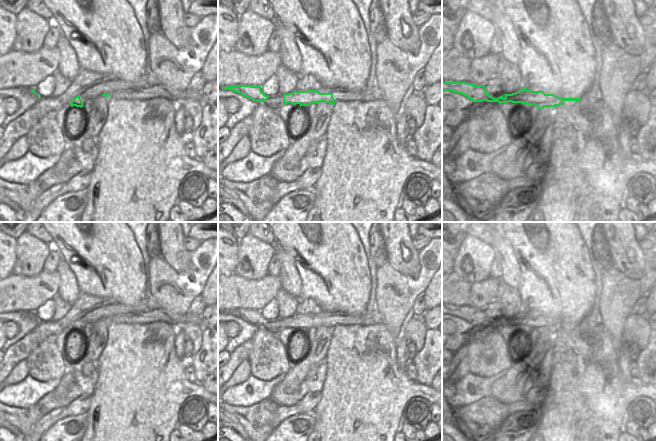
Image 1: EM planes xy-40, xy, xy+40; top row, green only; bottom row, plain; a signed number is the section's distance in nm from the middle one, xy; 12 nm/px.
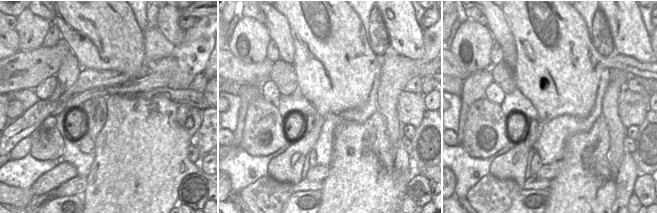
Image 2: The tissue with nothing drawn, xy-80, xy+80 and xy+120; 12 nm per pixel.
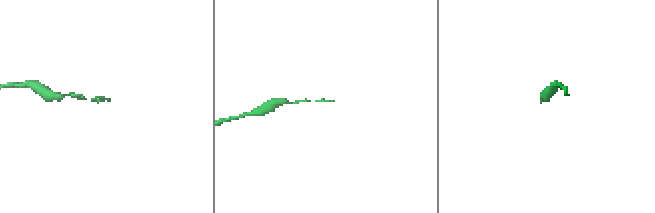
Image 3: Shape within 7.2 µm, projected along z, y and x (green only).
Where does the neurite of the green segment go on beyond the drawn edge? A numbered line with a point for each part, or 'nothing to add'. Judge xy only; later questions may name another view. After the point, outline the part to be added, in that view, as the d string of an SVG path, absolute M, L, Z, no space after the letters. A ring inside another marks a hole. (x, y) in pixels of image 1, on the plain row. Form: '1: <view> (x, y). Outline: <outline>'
1: xy (374, 317). Outline: M378 311L358 315L338 315L333 317L335 325L375 325L383 323L383 318Z

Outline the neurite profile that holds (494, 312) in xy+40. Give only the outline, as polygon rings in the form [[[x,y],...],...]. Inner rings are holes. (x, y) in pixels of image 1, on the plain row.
[[[496,300],[488,305],[488,307],[485,309],[485,314],[490,320],[494,322],[498,322],[504,318],[504,313],[501,305]]]

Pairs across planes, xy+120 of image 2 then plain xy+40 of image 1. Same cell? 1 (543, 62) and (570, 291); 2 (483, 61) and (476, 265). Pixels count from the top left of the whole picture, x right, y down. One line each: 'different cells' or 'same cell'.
1: same cell
2: same cell

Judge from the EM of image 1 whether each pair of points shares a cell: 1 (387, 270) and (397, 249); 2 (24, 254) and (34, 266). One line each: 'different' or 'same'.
1: different
2: same

